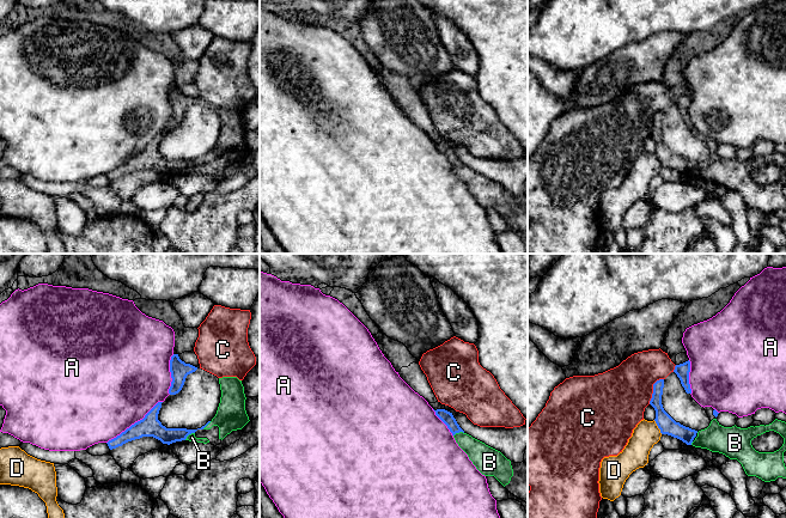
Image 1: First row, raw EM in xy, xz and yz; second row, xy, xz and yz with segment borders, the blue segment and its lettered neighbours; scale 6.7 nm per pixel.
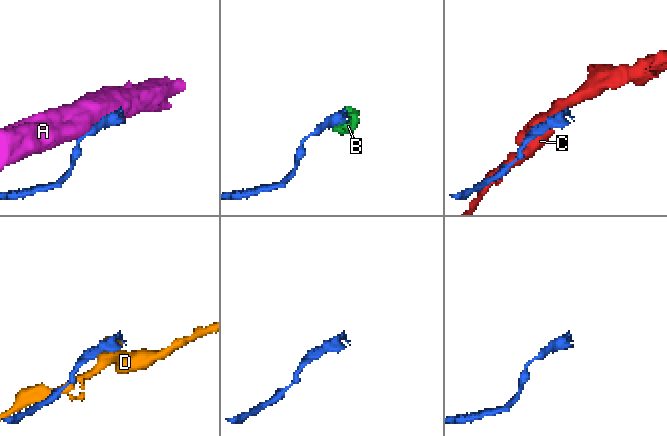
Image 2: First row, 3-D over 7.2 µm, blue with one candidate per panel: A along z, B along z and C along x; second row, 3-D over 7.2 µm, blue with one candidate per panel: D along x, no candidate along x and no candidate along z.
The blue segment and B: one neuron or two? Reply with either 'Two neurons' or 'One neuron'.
One neuron

